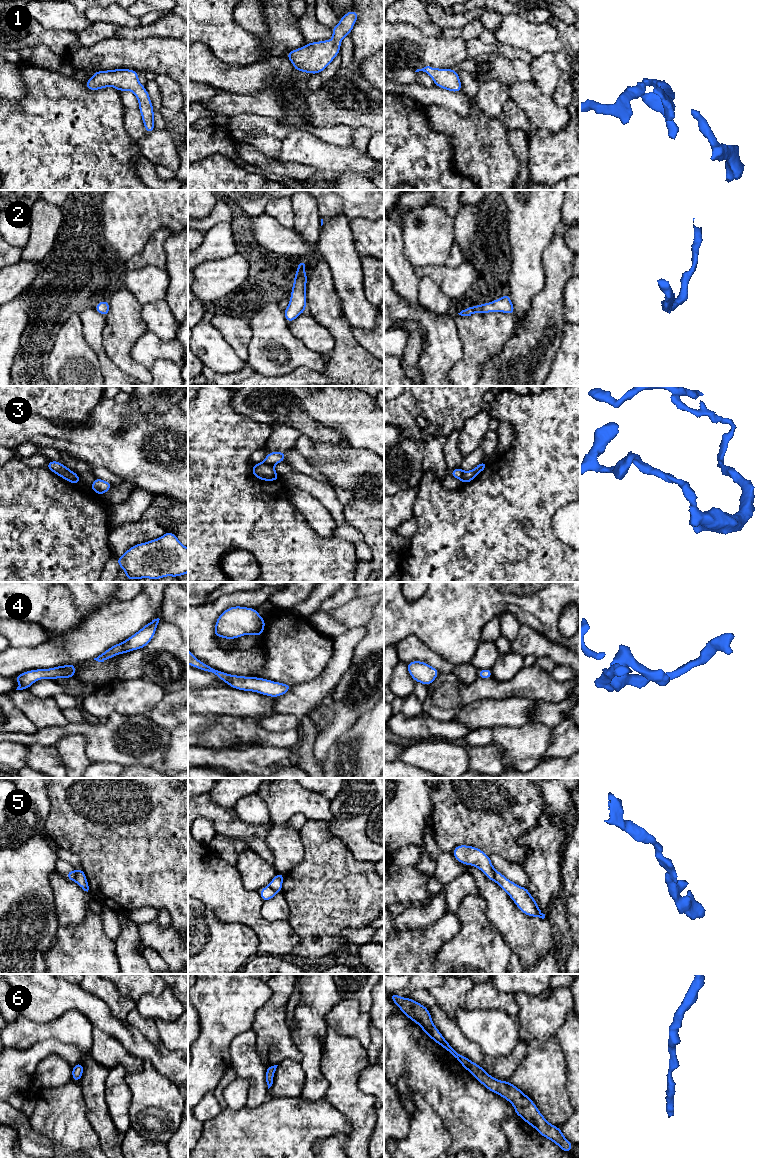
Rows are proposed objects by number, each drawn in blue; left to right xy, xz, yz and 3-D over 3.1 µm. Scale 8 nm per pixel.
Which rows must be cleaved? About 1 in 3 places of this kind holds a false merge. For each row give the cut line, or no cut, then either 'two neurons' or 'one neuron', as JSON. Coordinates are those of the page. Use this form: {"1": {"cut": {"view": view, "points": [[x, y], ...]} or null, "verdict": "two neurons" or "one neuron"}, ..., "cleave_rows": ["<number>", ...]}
{"1": {"cut": null, "verdict": "one neuron"}, "2": {"cut": null, "verdict": "one neuron"}, "3": {"cut": {"view": "xz", "points": [[264, 461], [272, 466]]}, "verdict": "two neurons"}, "4": {"cut": null, "verdict": "one neuron"}, "5": {"cut": {"view": "yz", "points": [[494, 870], [495, 881]]}, "verdict": "two neurons"}, "6": {"cut": null, "verdict": "one neuron"}, "cleave_rows": ["3", "5"]}

